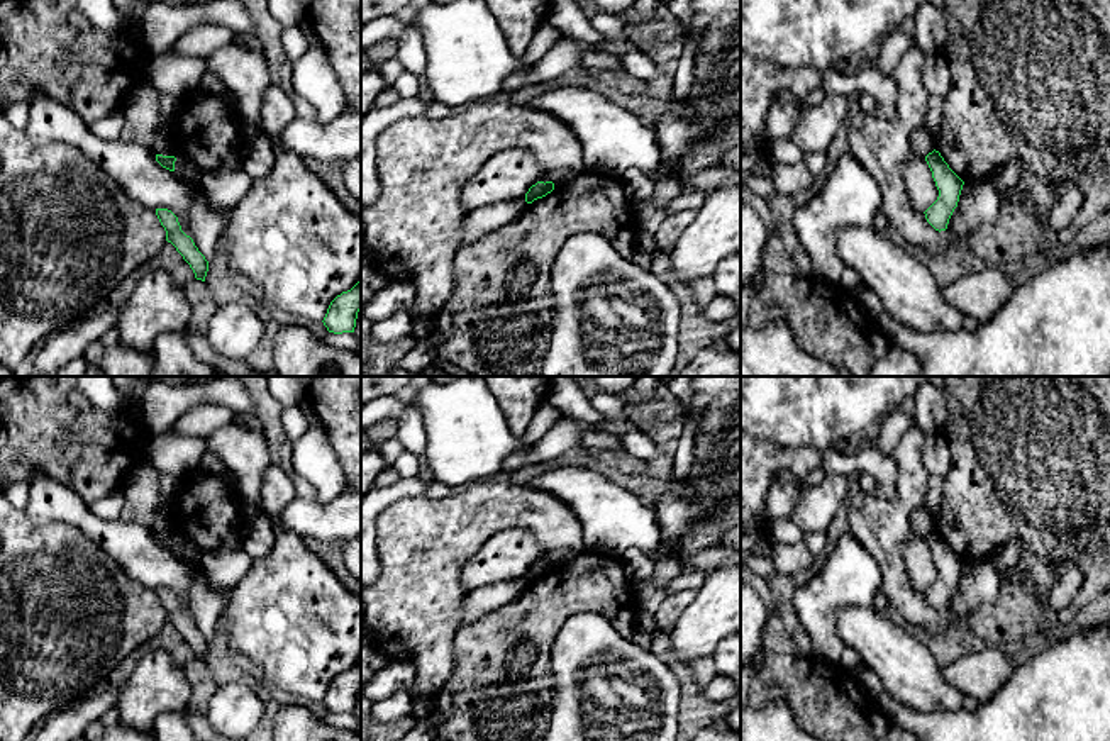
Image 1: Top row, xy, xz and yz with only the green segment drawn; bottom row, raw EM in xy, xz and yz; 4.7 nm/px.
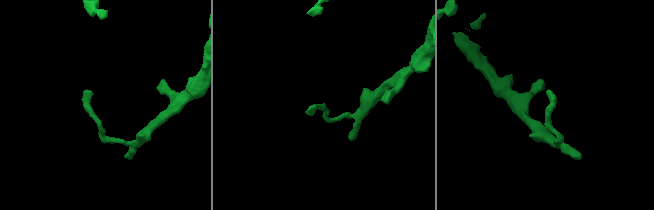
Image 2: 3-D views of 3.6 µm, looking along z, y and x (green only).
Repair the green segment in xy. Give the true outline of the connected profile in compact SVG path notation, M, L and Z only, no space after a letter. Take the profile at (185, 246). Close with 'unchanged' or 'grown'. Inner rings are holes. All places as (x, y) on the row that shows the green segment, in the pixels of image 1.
M156 209L156 215L166 231L166 241L171 242L183 259L190 265L197 280L205 281L208 261L198 251L193 239L181 231L178 217L168 209Z; unchanged

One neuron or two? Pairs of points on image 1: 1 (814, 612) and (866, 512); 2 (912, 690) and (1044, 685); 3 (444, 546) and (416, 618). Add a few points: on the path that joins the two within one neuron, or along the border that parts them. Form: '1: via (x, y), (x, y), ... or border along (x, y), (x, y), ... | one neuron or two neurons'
1: border along (849, 529), (878, 567) | two neurons
2: border along (961, 707), (921, 714) | two neurons
3: via (427, 563), (421, 570), (417, 601) | one neuron

